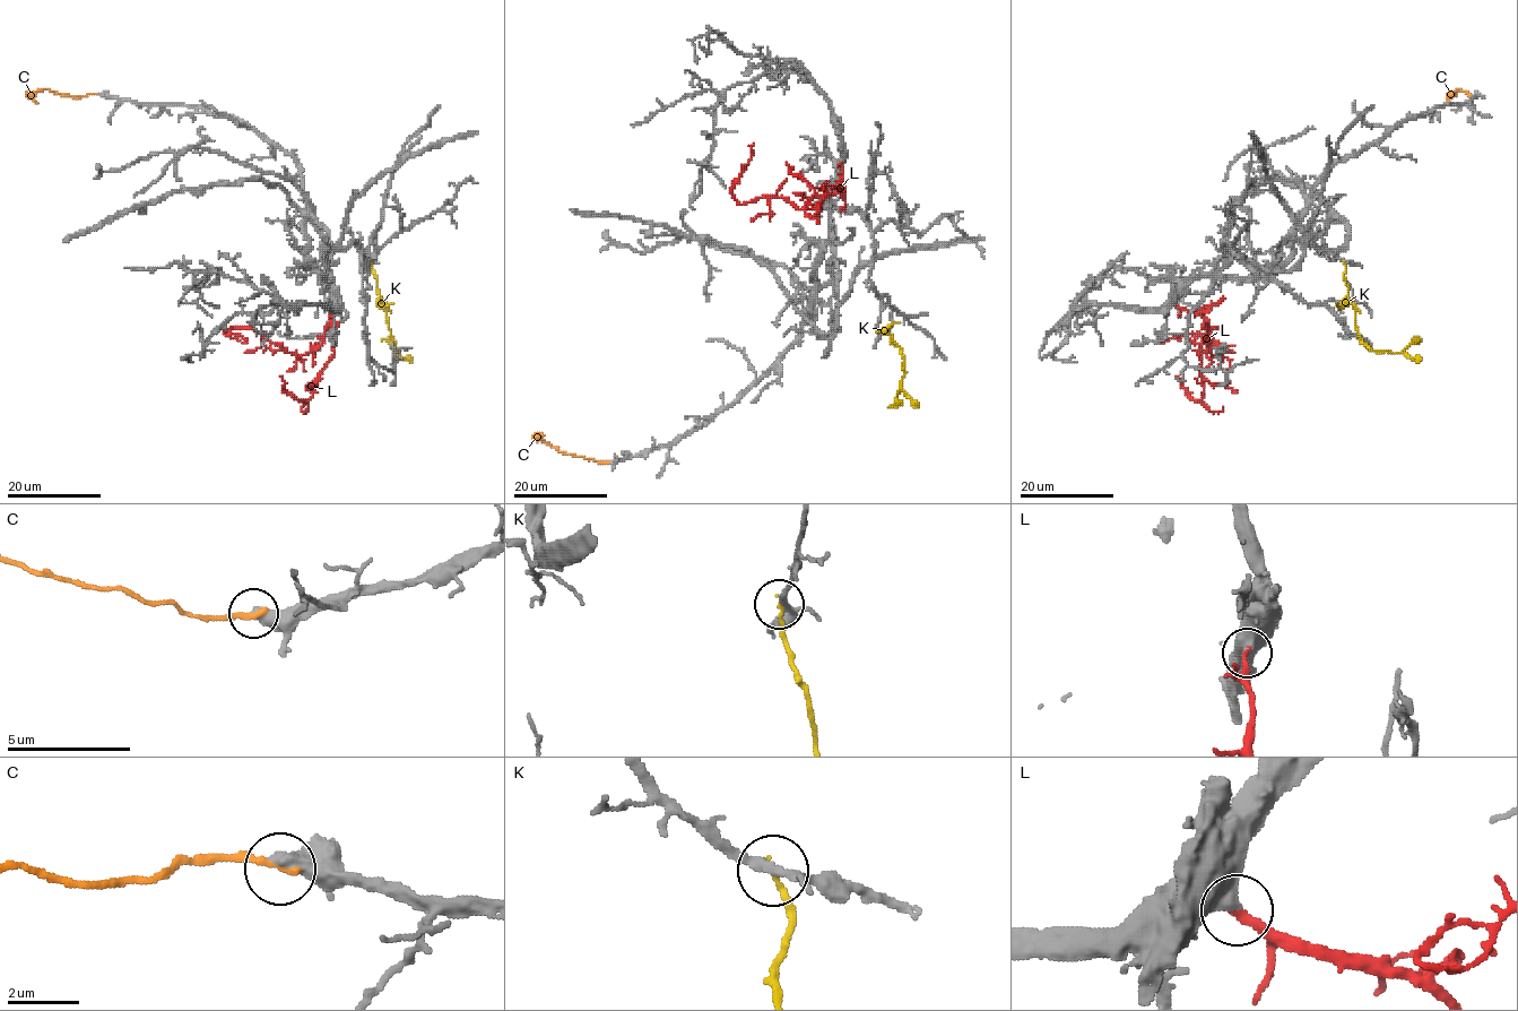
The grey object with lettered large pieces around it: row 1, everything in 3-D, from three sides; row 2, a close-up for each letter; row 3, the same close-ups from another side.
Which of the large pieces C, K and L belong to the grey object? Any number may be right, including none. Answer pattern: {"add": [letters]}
{"add": ["L"]}

